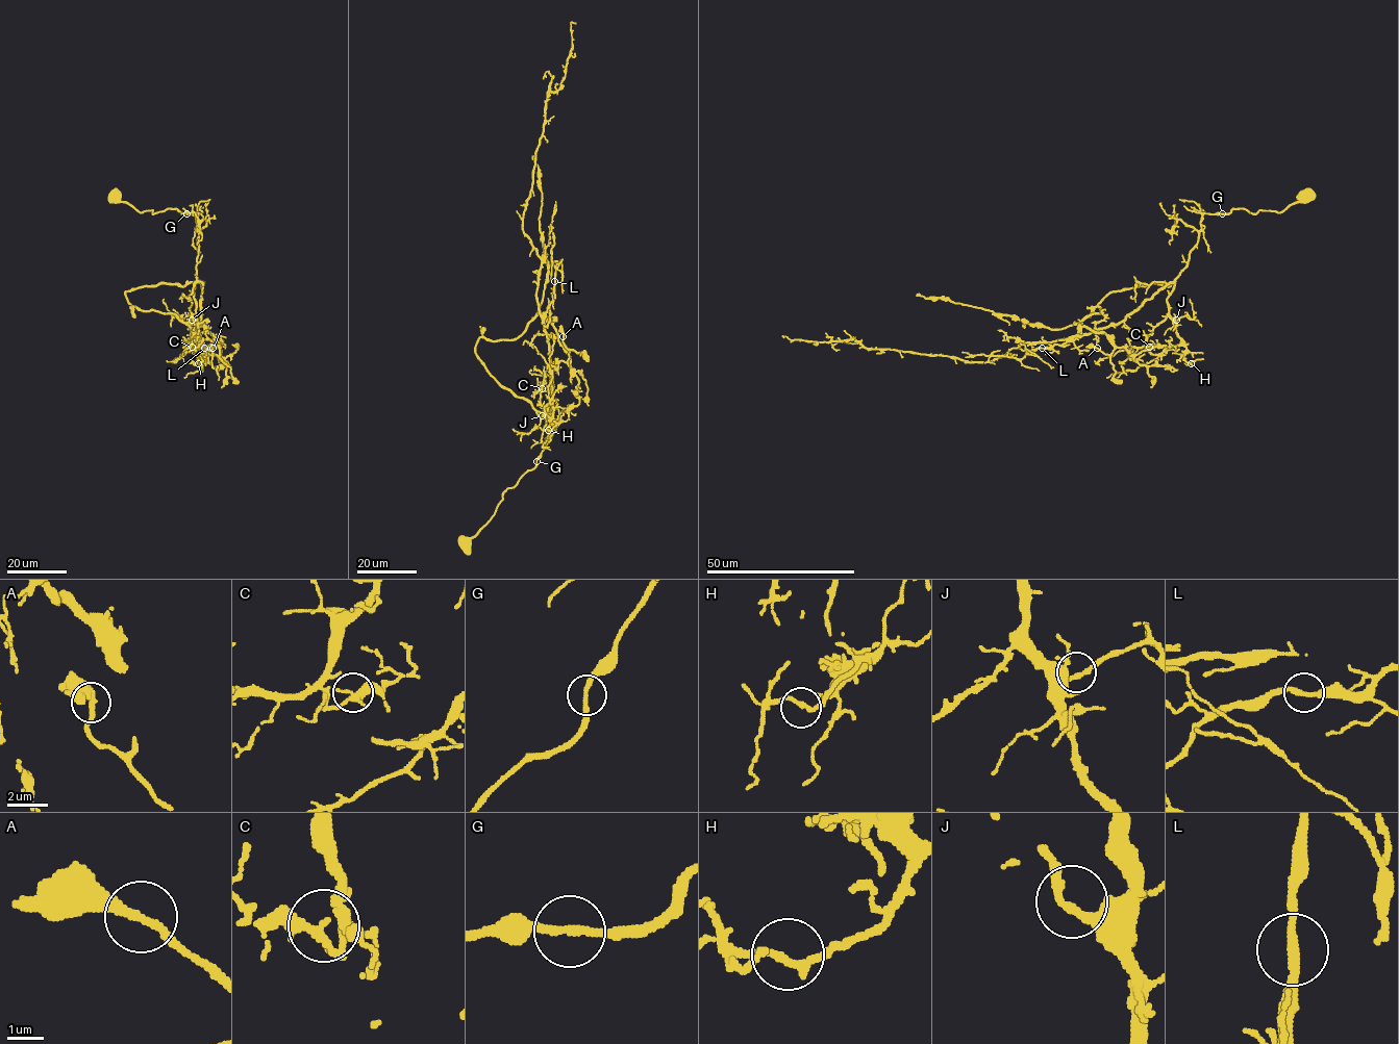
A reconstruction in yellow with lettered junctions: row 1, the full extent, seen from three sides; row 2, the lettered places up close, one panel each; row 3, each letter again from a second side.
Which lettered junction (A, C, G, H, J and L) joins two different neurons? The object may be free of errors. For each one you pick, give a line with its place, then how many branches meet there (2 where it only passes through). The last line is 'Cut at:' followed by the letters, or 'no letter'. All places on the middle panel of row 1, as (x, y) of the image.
Cut at: no letter

